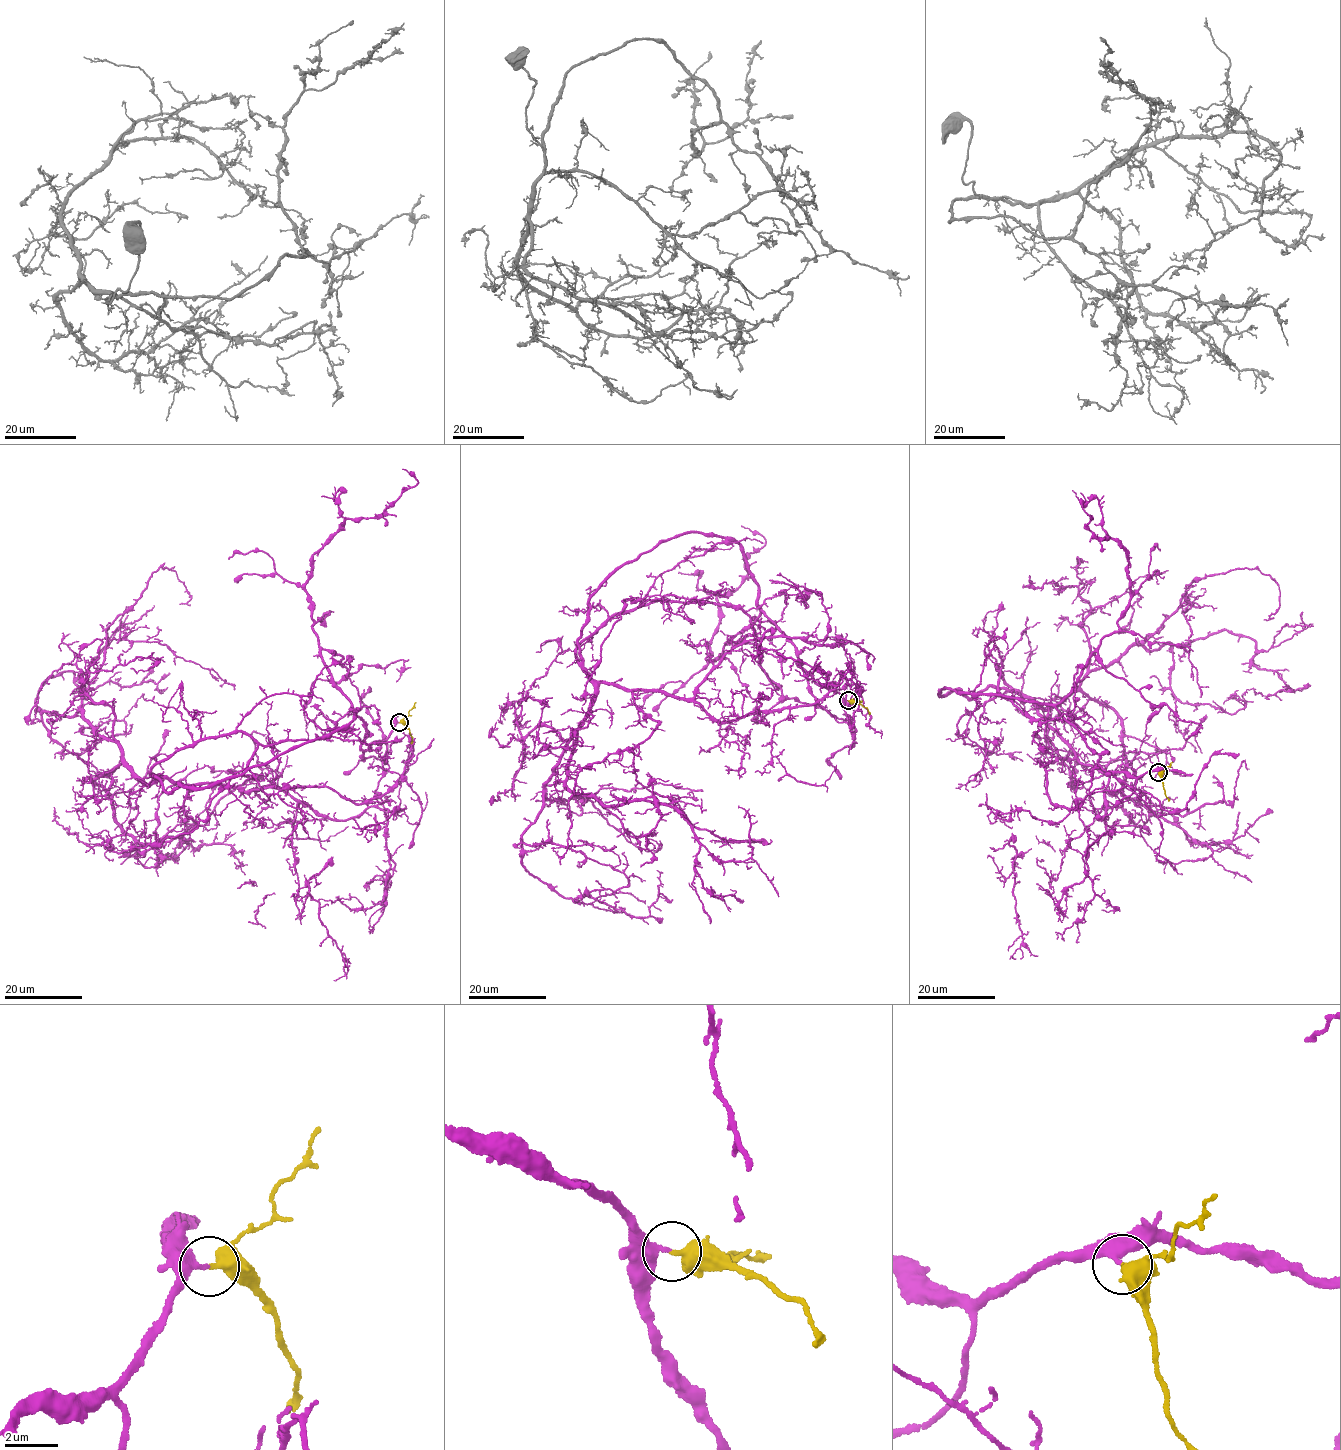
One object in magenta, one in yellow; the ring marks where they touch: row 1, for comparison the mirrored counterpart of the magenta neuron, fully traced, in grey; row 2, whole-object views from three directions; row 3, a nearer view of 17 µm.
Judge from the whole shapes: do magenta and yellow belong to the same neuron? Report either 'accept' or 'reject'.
accept

